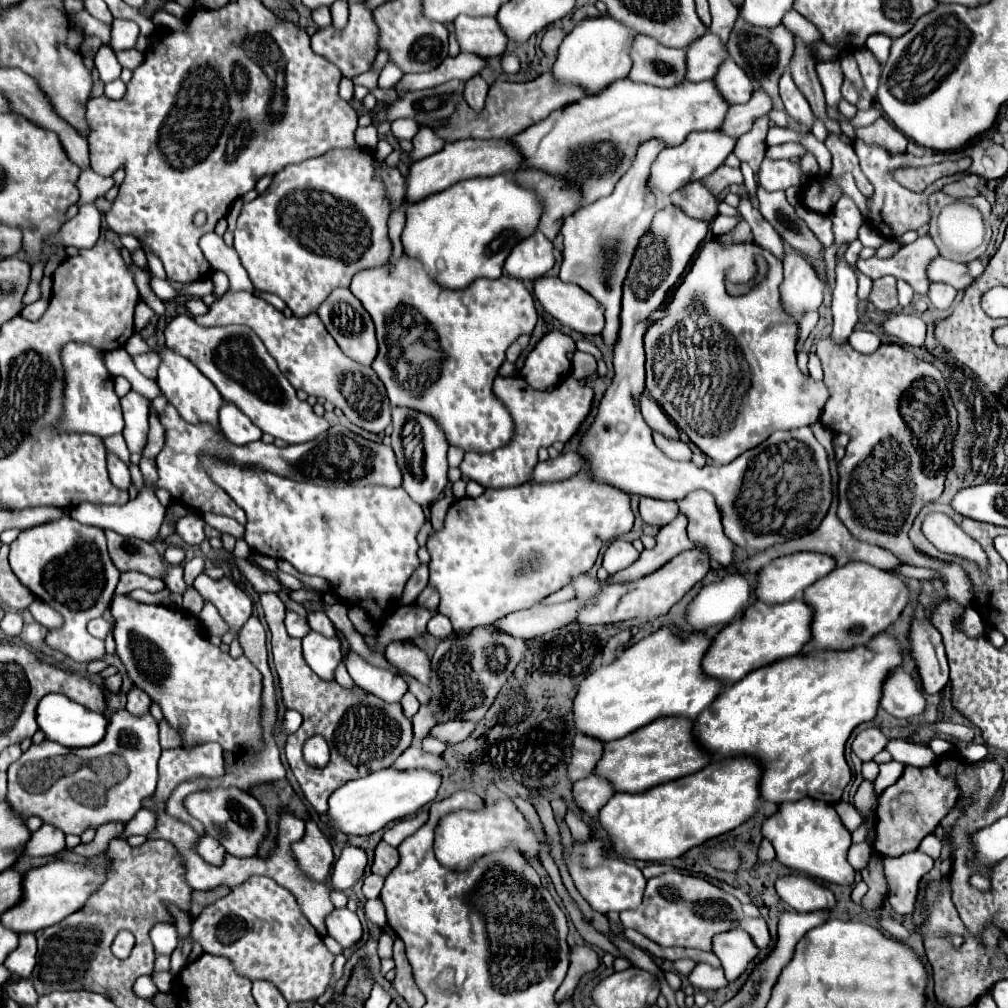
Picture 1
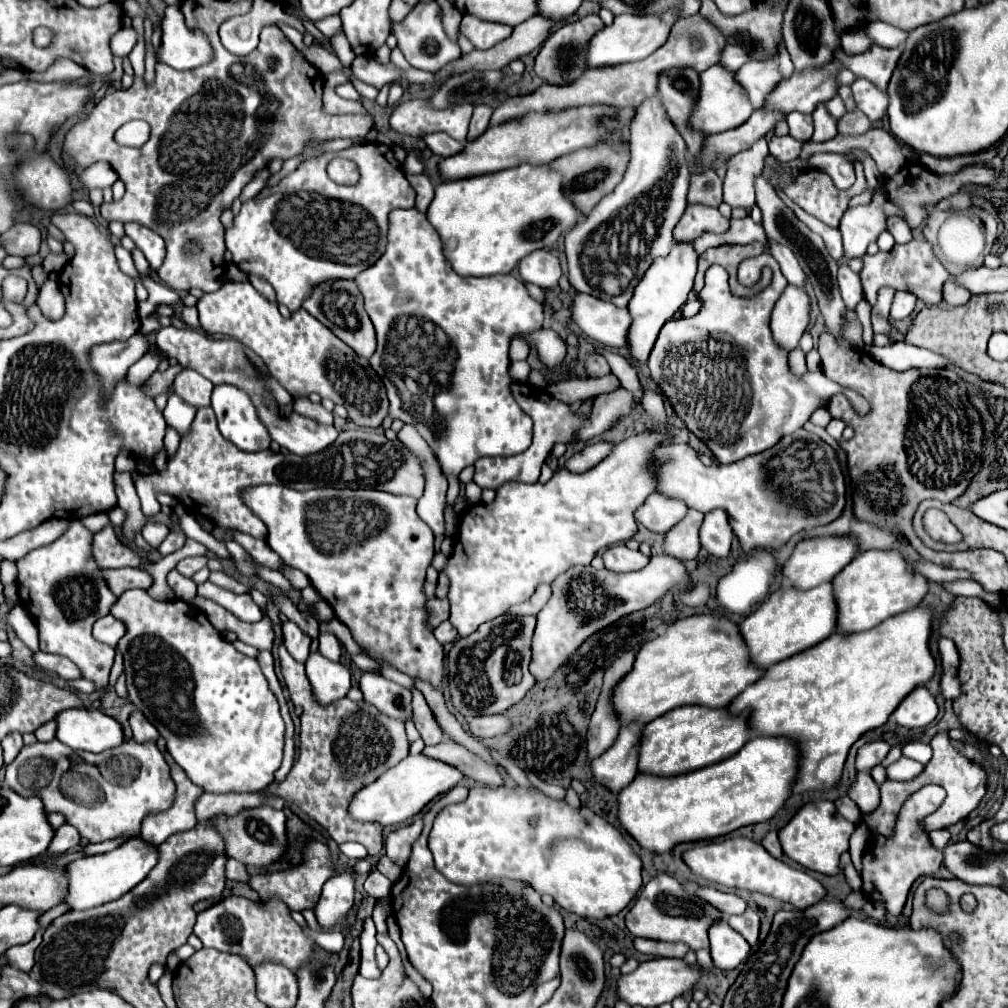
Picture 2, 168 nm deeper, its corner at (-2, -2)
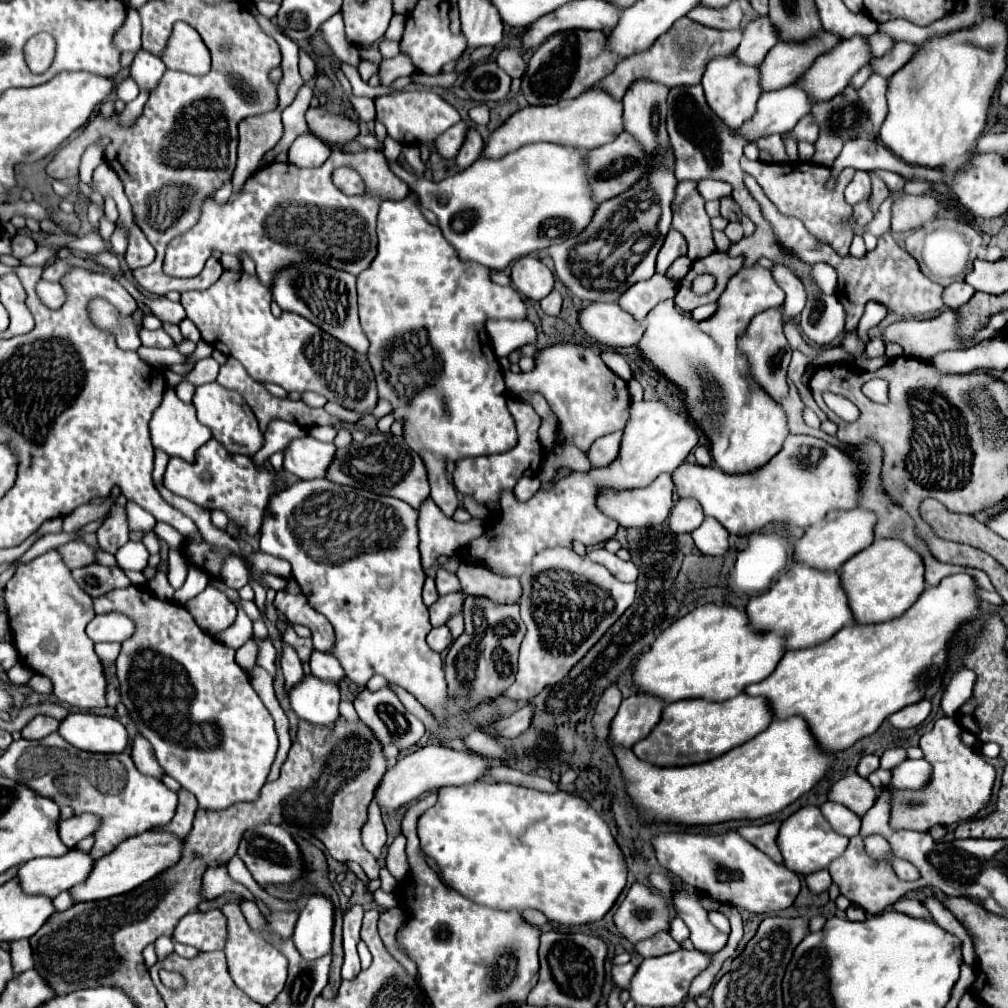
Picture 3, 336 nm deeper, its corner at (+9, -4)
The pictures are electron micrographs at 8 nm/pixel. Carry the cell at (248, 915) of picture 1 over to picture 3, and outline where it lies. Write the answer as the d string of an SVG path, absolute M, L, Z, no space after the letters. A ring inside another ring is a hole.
M219 909L193 911L179 919L173 941L197 947L199 951L217 951L225 947L225 917Z

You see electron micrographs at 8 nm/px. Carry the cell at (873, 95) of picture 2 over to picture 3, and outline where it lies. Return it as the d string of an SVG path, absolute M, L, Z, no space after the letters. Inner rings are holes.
M871 75L869 81L859 89L859 99L865 103L871 123L873 123L873 131L877 131L881 127L881 123L885 121L887 115L887 77L881 75Z

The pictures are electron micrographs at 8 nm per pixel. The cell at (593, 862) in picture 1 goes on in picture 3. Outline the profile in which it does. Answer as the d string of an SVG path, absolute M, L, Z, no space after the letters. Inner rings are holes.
M495 781L441 787L437 803L419 817L417 835L421 839L421 849L437 861L449 887L491 909L537 909L549 921L585 925L603 919L627 883L625 857L609 825L587 801L563 791L543 793Z

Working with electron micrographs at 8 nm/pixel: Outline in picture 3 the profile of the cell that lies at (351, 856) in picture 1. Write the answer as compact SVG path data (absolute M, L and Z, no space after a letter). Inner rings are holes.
M311 895L301 909L291 935L303 959L319 959L331 953L333 929L333 903L325 895Z

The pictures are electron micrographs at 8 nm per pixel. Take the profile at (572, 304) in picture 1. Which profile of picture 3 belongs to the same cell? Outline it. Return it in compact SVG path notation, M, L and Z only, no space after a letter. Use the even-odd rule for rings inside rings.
M591 303L587 309L581 311L579 323L591 339L595 339L597 343L601 343L605 347L633 347L639 343L639 339L643 337L643 331L645 331L645 325L635 321L633 315L623 311L617 303Z

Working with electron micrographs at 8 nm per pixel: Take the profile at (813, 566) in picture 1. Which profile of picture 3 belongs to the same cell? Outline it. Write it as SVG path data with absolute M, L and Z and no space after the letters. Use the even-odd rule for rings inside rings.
M863 507L843 513L831 513L827 515L827 519L807 527L807 533L795 543L795 559L821 571L837 571L847 559L851 559L853 555L857 555L859 551L863 551L873 543L875 539L873 529L875 529L875 513Z

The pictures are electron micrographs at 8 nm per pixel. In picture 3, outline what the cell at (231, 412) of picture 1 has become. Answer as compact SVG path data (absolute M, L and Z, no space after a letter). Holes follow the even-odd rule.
M217 381L213 383L205 383L205 385L199 385L195 389L195 395L193 395L193 405L197 409L197 419L211 427L213 431L213 437L229 451L229 453L241 453L241 455L247 455L247 457L253 457L261 445L263 445L263 435L259 431L259 425L257 425L257 419L253 415L253 411L247 407L247 403L243 401L243 397L237 393L237 391L231 391L231 389L225 389L221 387Z

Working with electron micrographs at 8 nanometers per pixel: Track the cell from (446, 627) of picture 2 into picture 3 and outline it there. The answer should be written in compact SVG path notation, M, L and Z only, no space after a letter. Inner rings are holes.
M445 625L443 627L433 627L429 631L429 635L427 635L427 643L429 643L429 647L433 651L441 653L443 649L447 649L453 643L453 637L451 637L451 633L449 633L449 629Z

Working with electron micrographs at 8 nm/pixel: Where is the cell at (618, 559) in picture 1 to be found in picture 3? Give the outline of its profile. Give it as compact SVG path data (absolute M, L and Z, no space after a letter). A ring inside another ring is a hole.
M597 547L597 549L589 551L589 559L595 561L595 563L605 565L605 567L611 571L613 577L617 577L619 581L625 581L625 583L635 581L637 575L639 575L635 563L631 563L631 561L621 561L617 555L605 551L603 547Z

